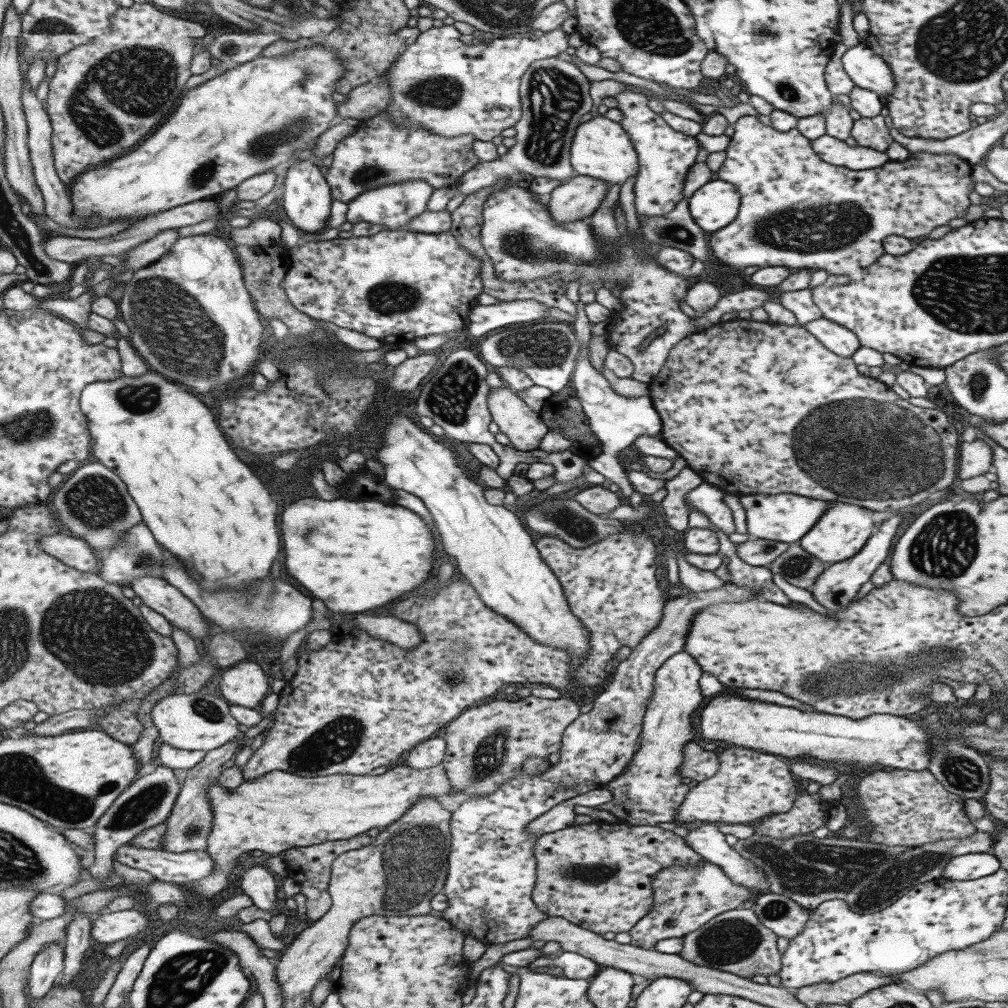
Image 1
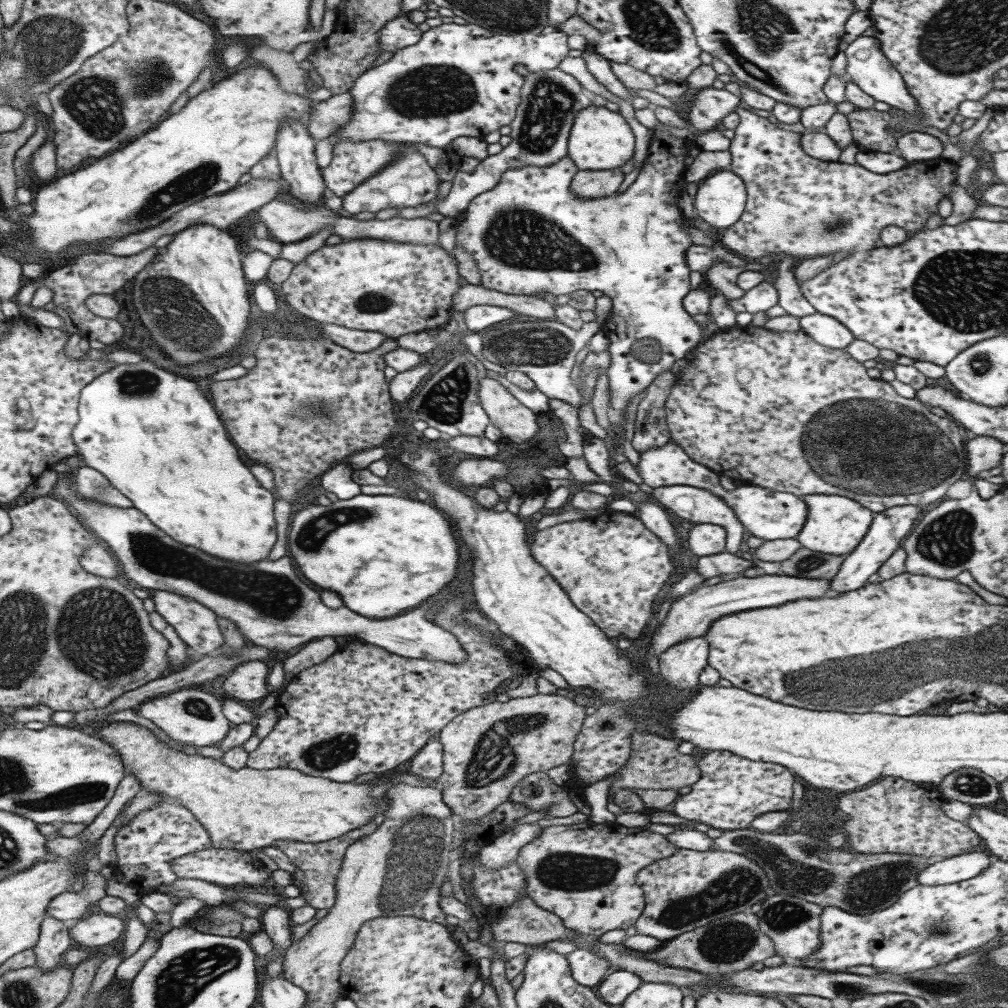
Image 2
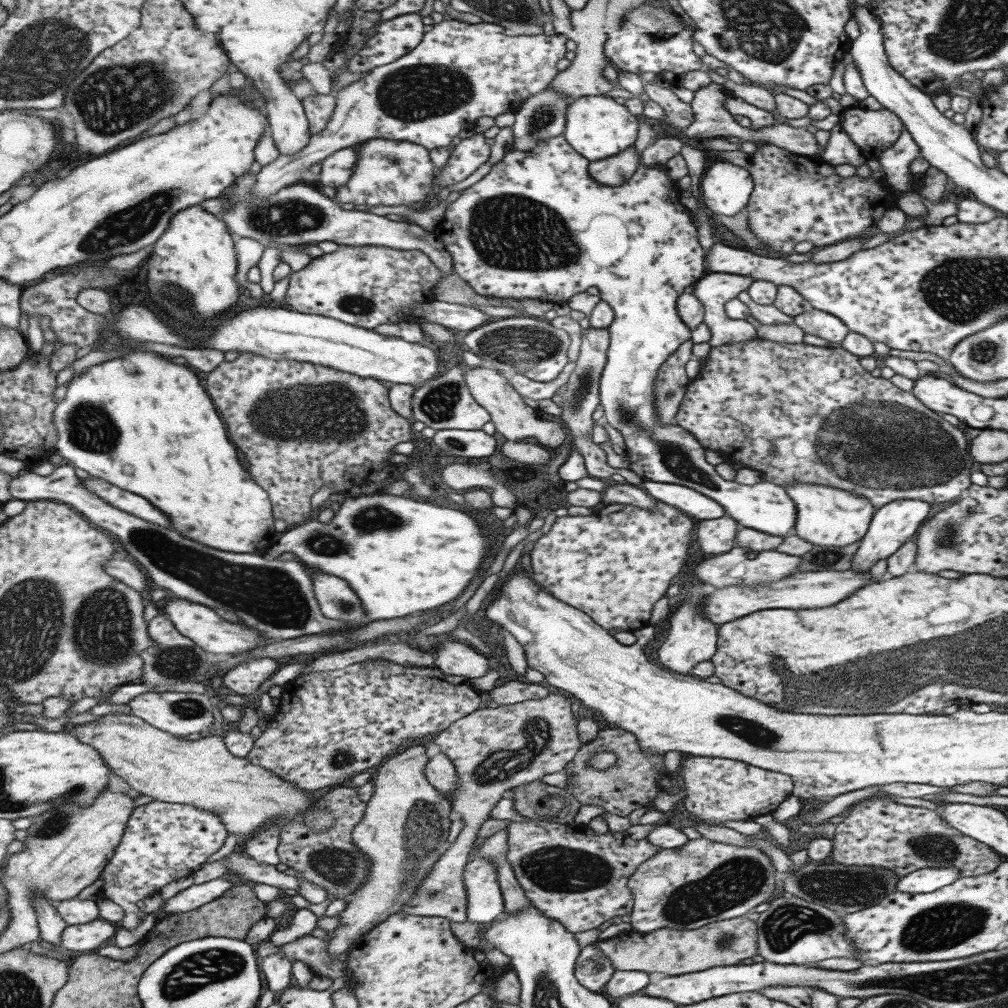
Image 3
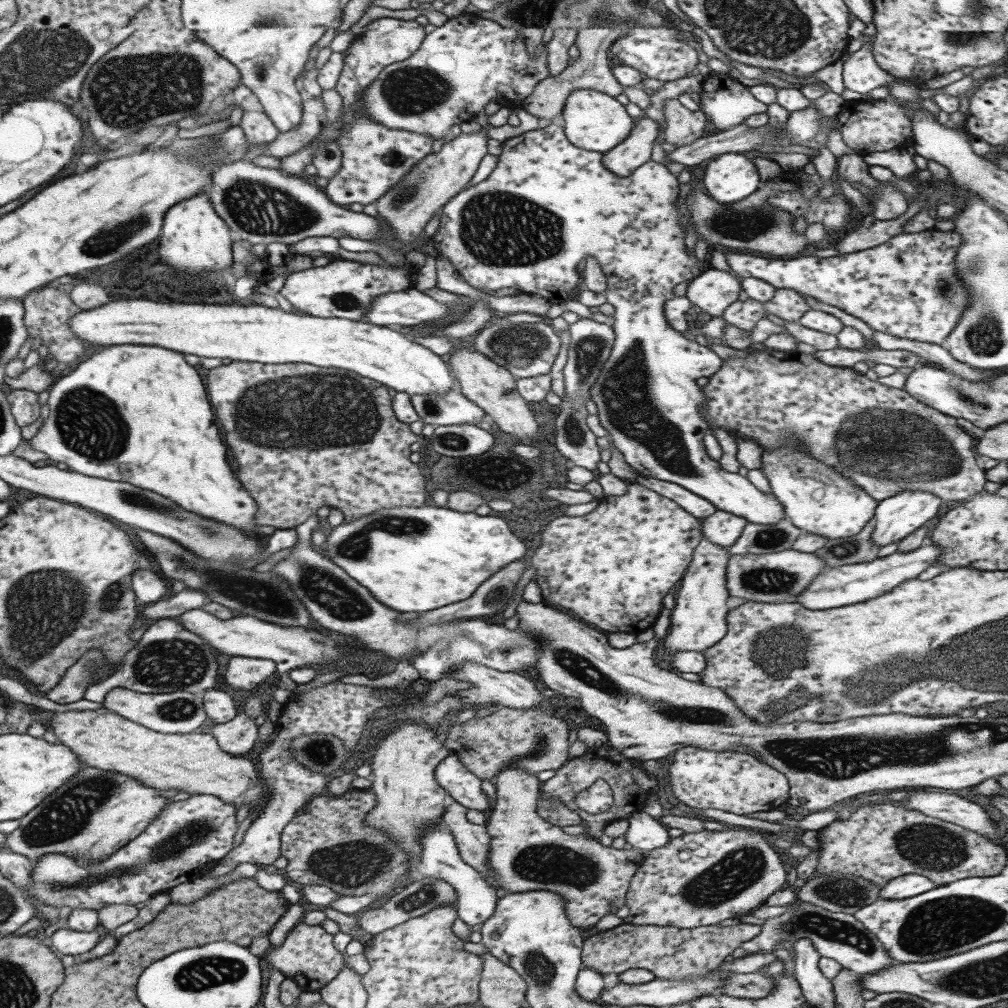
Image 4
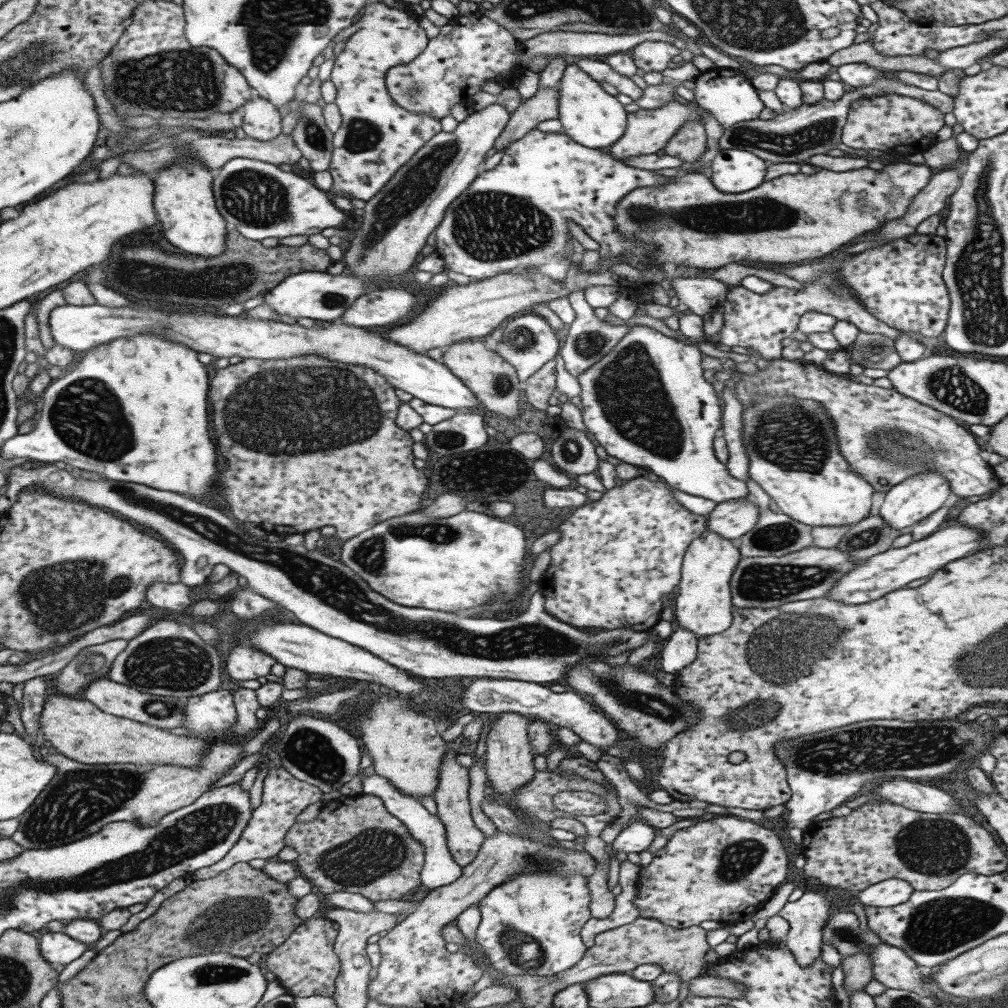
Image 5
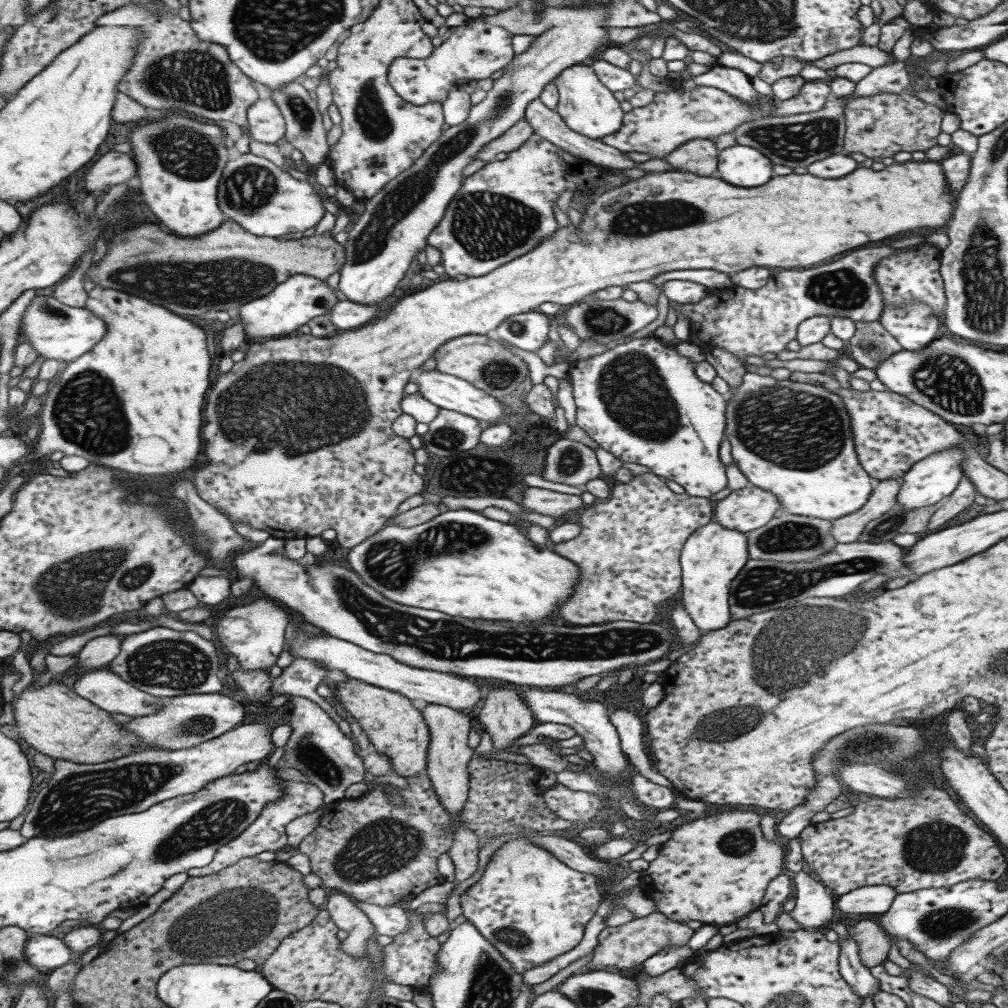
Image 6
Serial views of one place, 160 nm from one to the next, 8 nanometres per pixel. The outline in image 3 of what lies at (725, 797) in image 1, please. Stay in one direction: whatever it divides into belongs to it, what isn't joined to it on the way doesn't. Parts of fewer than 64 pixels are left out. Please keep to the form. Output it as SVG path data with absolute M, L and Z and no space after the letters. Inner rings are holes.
M688 755L683 756L680 765L685 788L683 806L689 814L710 825L773 813L792 791L792 782L787 775L757 768L740 760Z

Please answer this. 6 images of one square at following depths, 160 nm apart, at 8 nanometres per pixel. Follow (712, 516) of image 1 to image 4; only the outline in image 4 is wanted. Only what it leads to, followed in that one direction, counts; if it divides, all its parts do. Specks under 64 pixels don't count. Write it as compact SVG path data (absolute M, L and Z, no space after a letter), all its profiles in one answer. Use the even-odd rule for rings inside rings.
M637 476L632 482L649 488L653 492L657 492L660 496L672 500L678 504L684 512L699 520L711 516L716 508L707 500L689 493L689 491L672 484L671 482L664 482L661 480L651 479L643 476Z

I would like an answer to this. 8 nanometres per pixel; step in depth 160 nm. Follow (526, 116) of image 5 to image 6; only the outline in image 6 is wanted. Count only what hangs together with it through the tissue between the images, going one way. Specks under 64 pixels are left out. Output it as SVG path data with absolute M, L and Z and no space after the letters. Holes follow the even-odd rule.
M523 118L508 128L501 136L490 140L484 147L481 147L474 154L474 158L485 163L495 160L495 154L507 153L519 148L532 134L529 123Z

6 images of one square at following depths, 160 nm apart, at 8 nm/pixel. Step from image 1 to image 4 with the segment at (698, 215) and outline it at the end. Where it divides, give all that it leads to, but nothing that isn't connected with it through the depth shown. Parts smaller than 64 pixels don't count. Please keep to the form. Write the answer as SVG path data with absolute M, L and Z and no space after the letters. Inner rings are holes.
M725 153L709 159L702 182L705 192L721 204L741 200L761 184L751 156L742 153Z

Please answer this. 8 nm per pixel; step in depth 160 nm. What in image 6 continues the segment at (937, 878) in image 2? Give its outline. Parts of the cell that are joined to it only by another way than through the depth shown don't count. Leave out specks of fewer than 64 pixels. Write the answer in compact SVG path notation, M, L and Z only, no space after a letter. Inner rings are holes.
M886 884L855 888L835 898L837 908L845 914L883 914L895 898L896 892Z

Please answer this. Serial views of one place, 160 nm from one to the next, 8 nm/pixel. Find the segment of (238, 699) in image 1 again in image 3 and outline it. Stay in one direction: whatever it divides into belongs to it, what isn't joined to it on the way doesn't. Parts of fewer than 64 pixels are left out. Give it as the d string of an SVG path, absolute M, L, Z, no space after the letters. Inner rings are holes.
M256 658L236 664L222 677L222 686L247 696L253 693L259 684L267 680L277 670L274 658Z

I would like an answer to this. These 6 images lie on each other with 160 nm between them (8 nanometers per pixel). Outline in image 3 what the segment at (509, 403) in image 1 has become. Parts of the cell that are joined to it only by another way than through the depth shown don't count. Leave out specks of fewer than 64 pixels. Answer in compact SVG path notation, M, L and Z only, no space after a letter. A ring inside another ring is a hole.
M466 367L463 380L467 385L471 398L483 407L490 416L490 421L497 432L509 440L523 440L523 438L535 438L543 448L550 450L558 447L566 436L565 429L561 423L547 421L538 418L537 410L523 403L520 394L508 384L508 377L495 369L477 367Z

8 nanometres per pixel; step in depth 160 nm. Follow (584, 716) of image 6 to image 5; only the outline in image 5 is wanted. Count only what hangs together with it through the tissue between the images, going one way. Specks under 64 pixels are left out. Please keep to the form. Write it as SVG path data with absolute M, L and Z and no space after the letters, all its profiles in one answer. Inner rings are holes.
M475 678L466 686L461 698L461 706L472 714L502 712L517 713L521 716L550 722L561 728L567 728L583 742L589 742L604 750L617 740L618 730L594 704L586 702L573 690L552 692L549 685L540 685L520 680L503 678Z

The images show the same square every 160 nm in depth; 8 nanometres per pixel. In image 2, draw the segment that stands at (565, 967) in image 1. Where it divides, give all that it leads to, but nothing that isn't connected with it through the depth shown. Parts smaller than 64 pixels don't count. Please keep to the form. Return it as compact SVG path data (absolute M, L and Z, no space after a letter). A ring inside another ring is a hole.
M573 950L565 956L565 960L569 964L571 978L584 987L595 988L612 971L609 962L605 958L599 958L593 950Z

